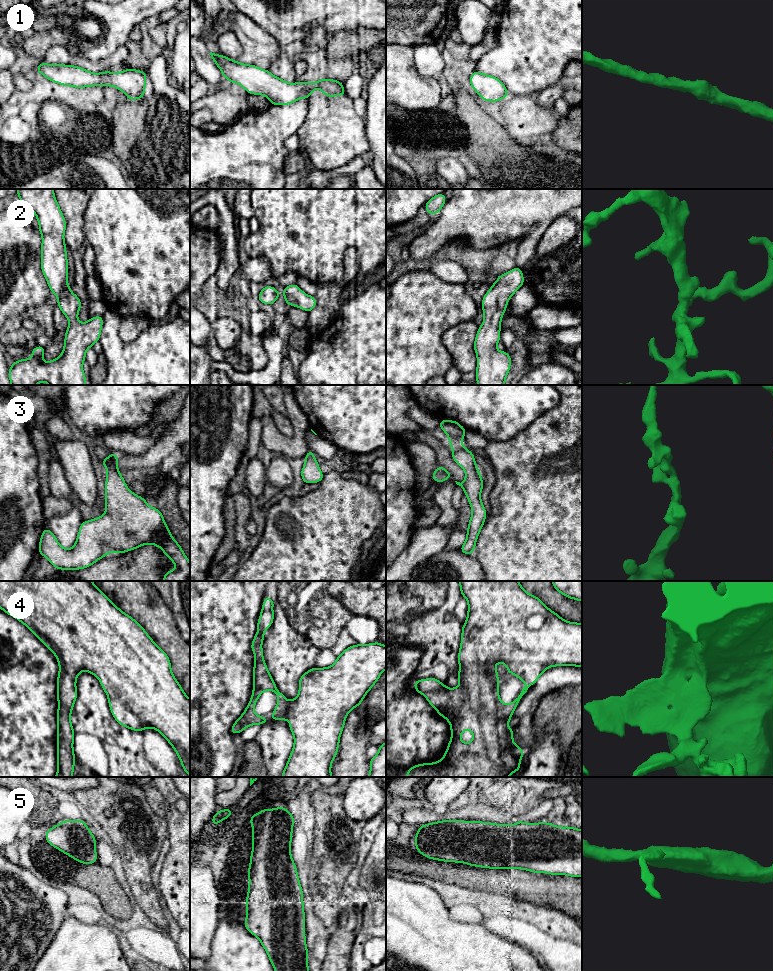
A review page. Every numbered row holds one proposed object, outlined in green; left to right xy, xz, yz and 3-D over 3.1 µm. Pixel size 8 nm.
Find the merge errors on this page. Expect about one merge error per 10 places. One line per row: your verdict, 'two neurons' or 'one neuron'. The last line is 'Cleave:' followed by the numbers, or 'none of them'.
1: one neuron
2: one neuron
3: one neuron
4: one neuron
5: one neuron
Cleave: none of them

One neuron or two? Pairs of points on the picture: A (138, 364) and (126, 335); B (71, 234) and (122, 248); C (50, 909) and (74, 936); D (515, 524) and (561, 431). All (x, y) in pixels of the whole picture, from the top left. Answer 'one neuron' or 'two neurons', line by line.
A: two neurons
B: two neurons
C: two neurons
D: one neuron

